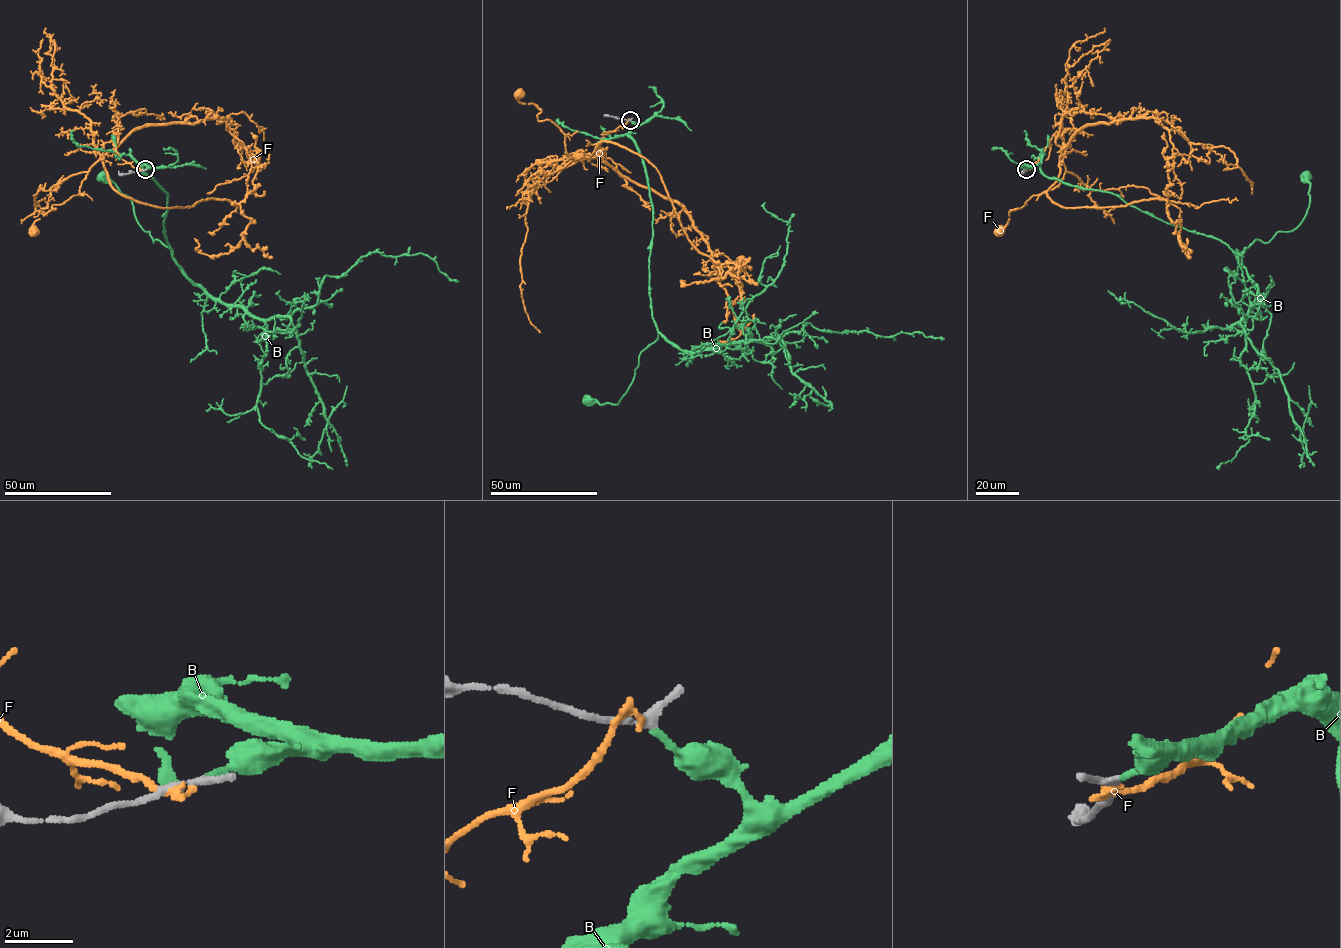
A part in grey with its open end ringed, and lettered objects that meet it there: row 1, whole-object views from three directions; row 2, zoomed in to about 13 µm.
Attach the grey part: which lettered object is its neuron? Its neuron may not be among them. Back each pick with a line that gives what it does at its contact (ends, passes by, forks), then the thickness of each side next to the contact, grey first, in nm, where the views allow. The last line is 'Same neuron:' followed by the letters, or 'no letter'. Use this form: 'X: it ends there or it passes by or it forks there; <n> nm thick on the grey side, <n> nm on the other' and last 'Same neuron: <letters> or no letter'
B: it ends there; 190 nm thick on the grey side, 200 nm on the other
Same neuron: B

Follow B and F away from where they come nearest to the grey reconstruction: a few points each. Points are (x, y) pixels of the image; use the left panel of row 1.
B: (145, 169), (150, 168), (142, 170), (167, 194), (163, 231), (173, 255), (153, 242), (131, 200), (103, 176)
F: (143, 170), (119, 156), (117, 134), (78, 194), (53, 204), (33, 230)

